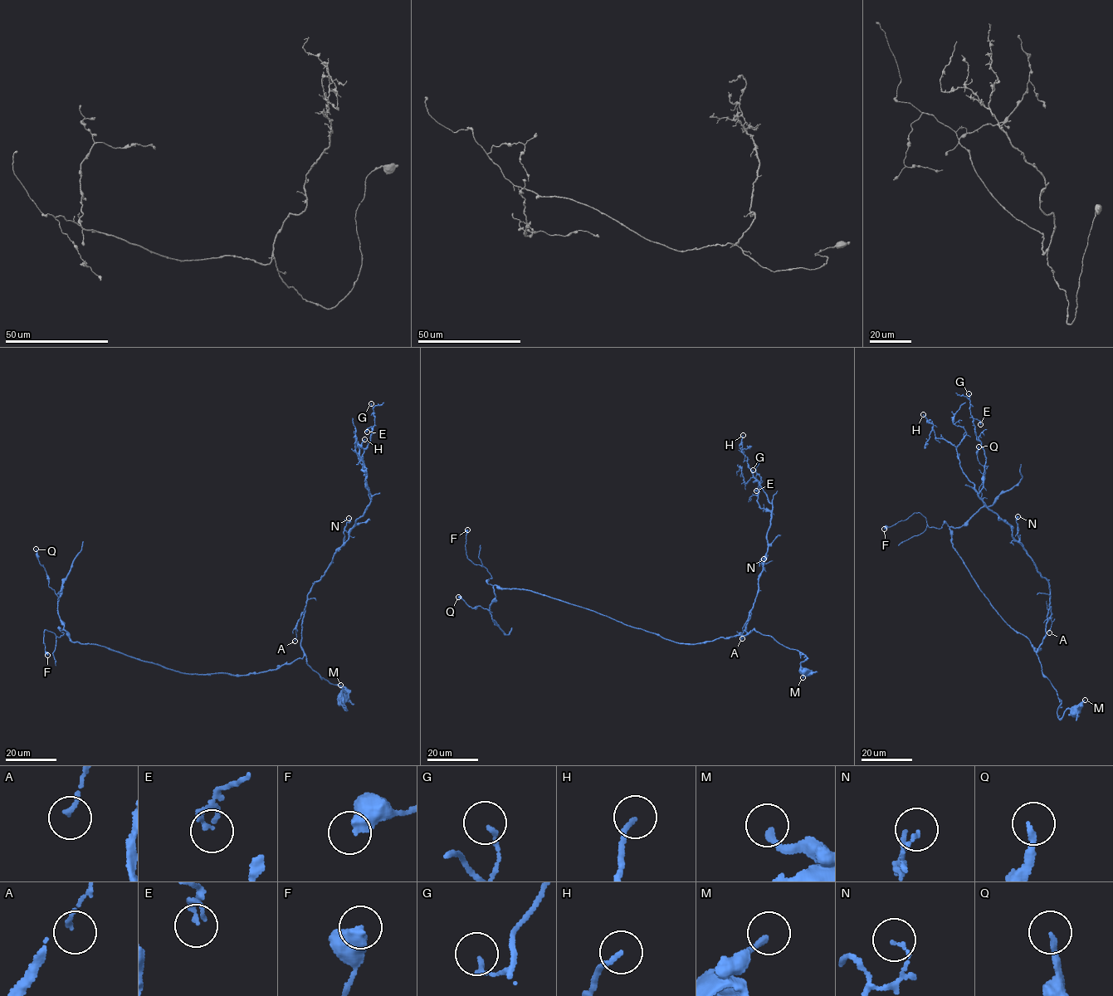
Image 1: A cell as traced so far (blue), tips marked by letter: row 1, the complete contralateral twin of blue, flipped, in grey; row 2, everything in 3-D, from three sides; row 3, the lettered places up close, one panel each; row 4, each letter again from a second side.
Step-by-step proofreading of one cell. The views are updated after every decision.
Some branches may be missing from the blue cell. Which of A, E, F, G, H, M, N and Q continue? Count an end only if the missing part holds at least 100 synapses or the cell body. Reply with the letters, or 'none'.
none

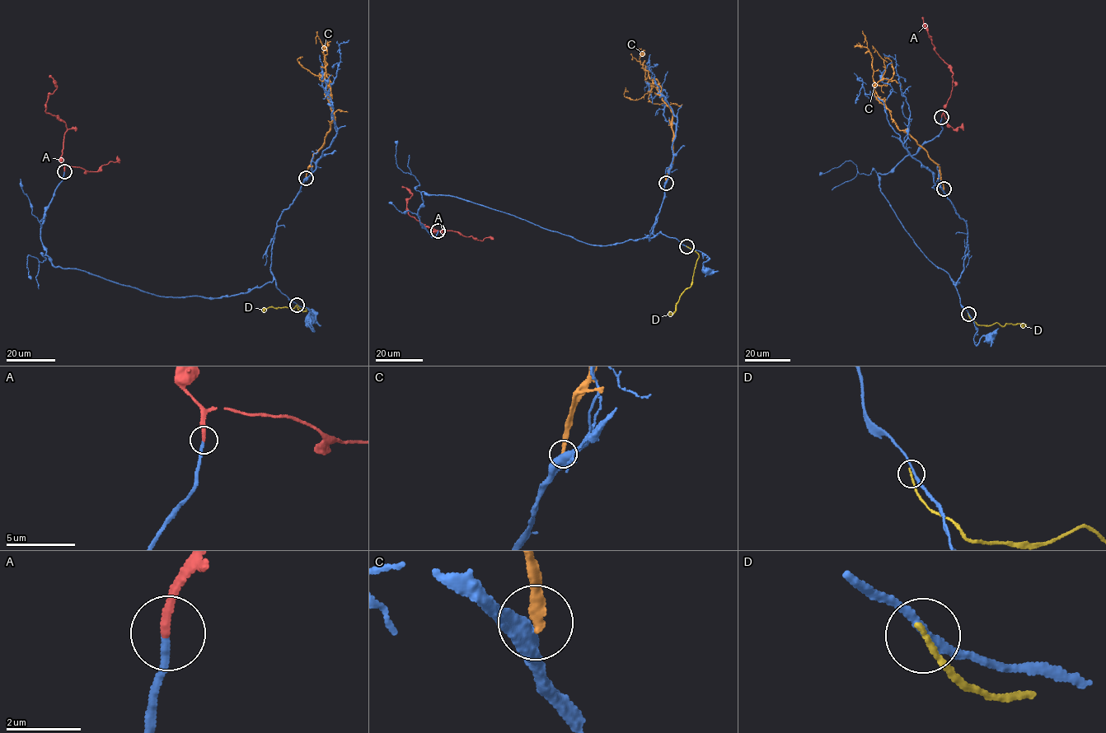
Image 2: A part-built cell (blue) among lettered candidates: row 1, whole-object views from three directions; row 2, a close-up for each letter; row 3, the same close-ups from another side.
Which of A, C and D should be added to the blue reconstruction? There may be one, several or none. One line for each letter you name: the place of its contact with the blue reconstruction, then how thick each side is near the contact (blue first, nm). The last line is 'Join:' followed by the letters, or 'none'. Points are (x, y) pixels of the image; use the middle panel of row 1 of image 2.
A: Touches blue at (438, 231). Thickness 220 nm (blue) against 240 nm
Join: A

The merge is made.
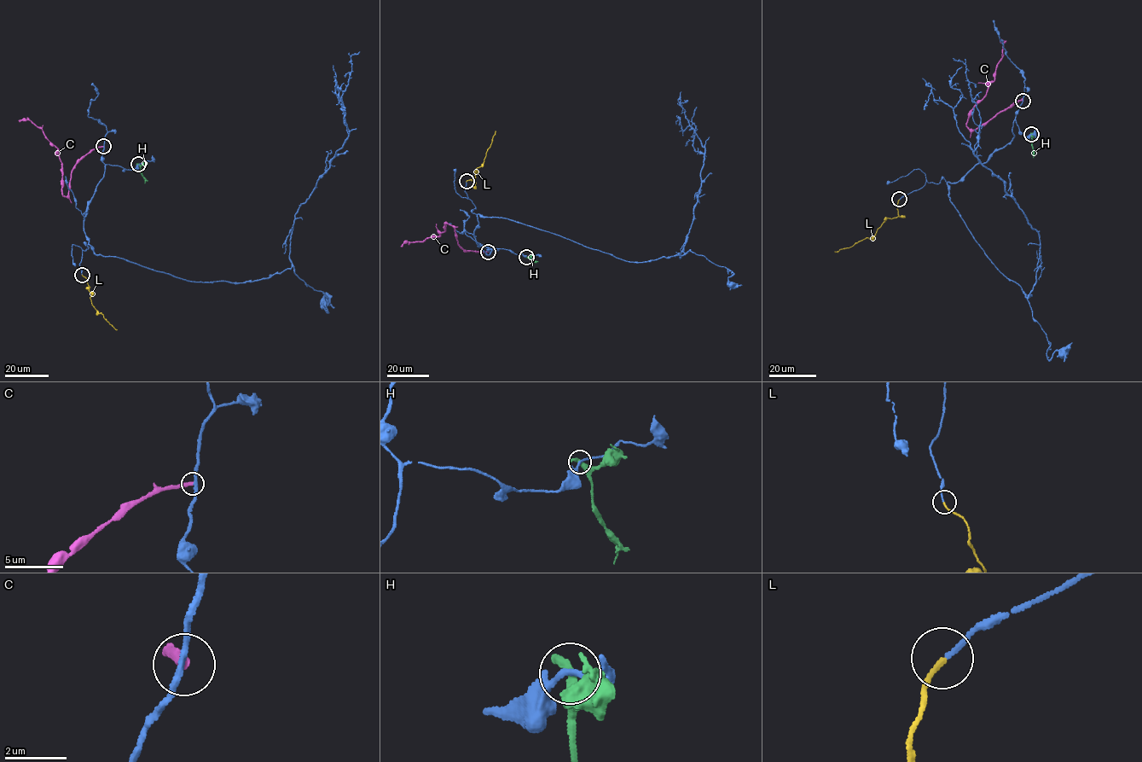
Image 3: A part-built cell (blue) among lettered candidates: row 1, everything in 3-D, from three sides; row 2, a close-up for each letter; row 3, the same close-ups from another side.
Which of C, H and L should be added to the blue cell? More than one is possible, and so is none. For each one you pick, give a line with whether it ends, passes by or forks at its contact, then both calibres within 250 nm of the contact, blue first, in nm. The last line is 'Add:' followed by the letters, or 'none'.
L: it ends | 140/150 nm
Add: L

